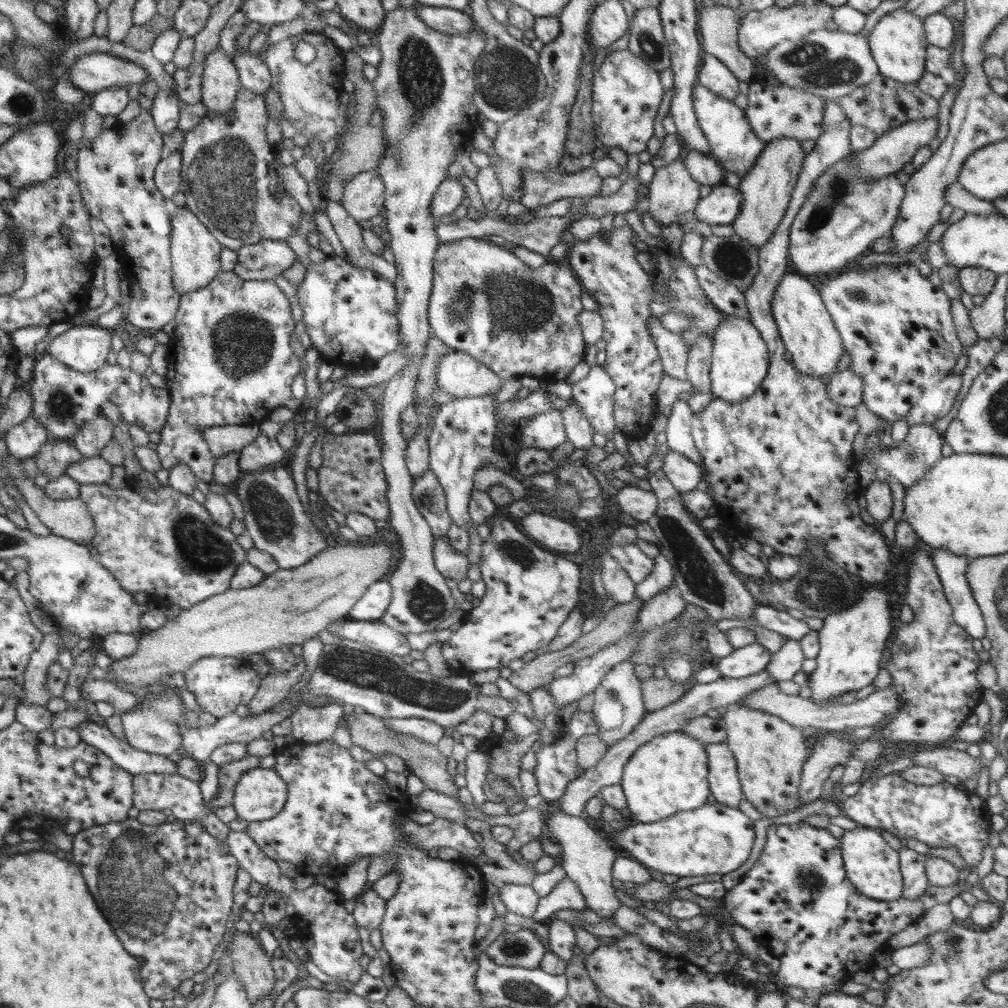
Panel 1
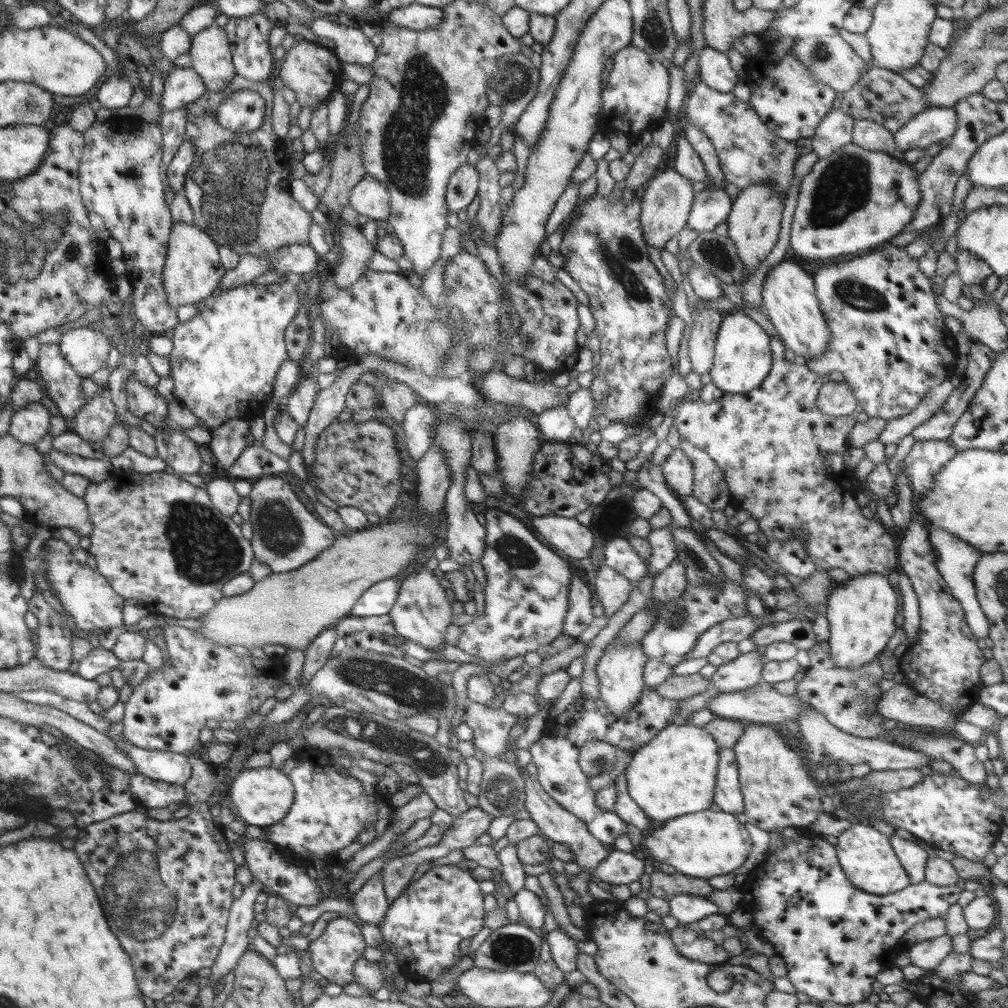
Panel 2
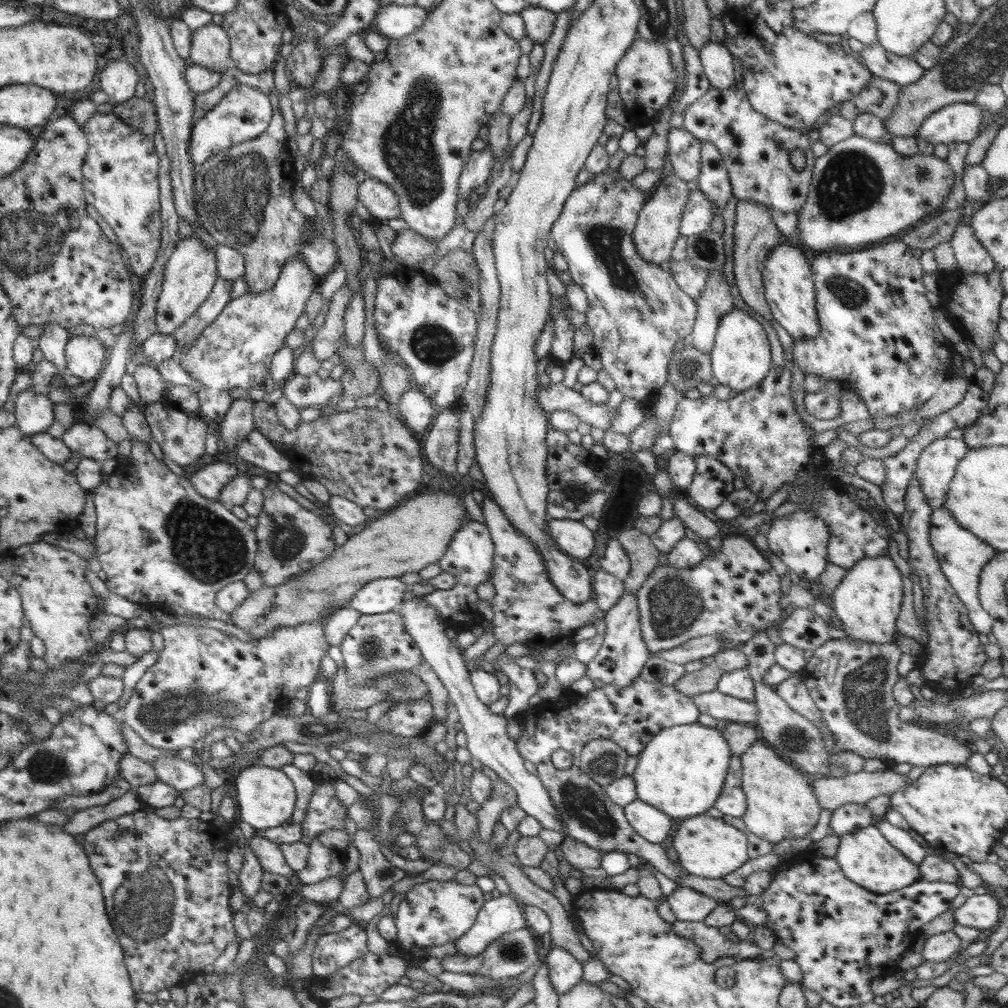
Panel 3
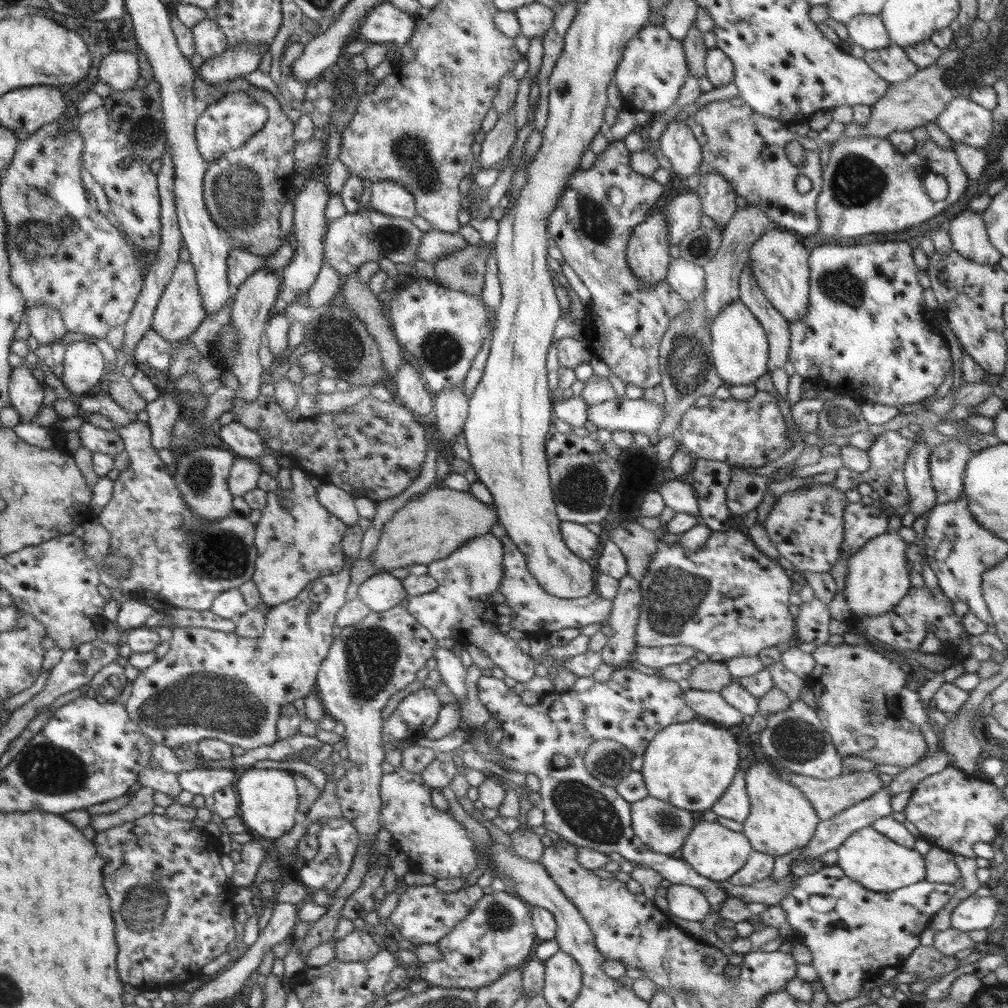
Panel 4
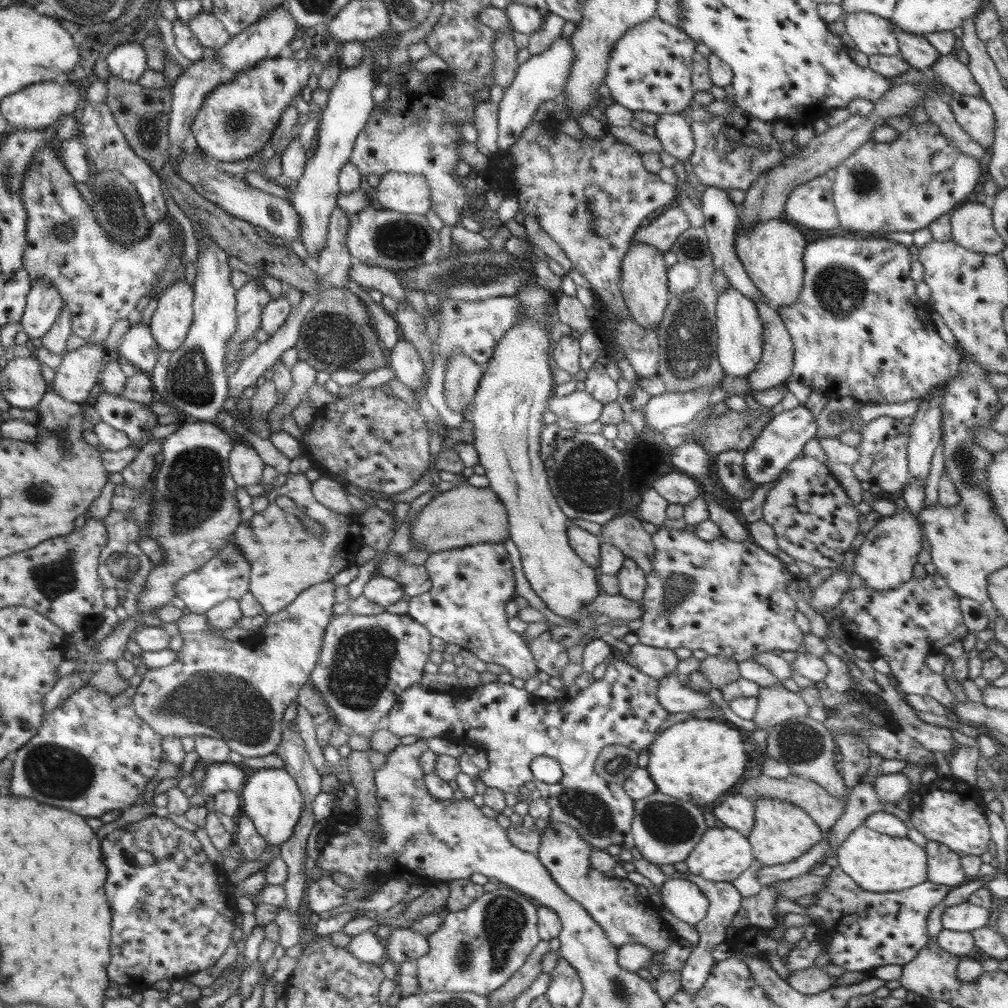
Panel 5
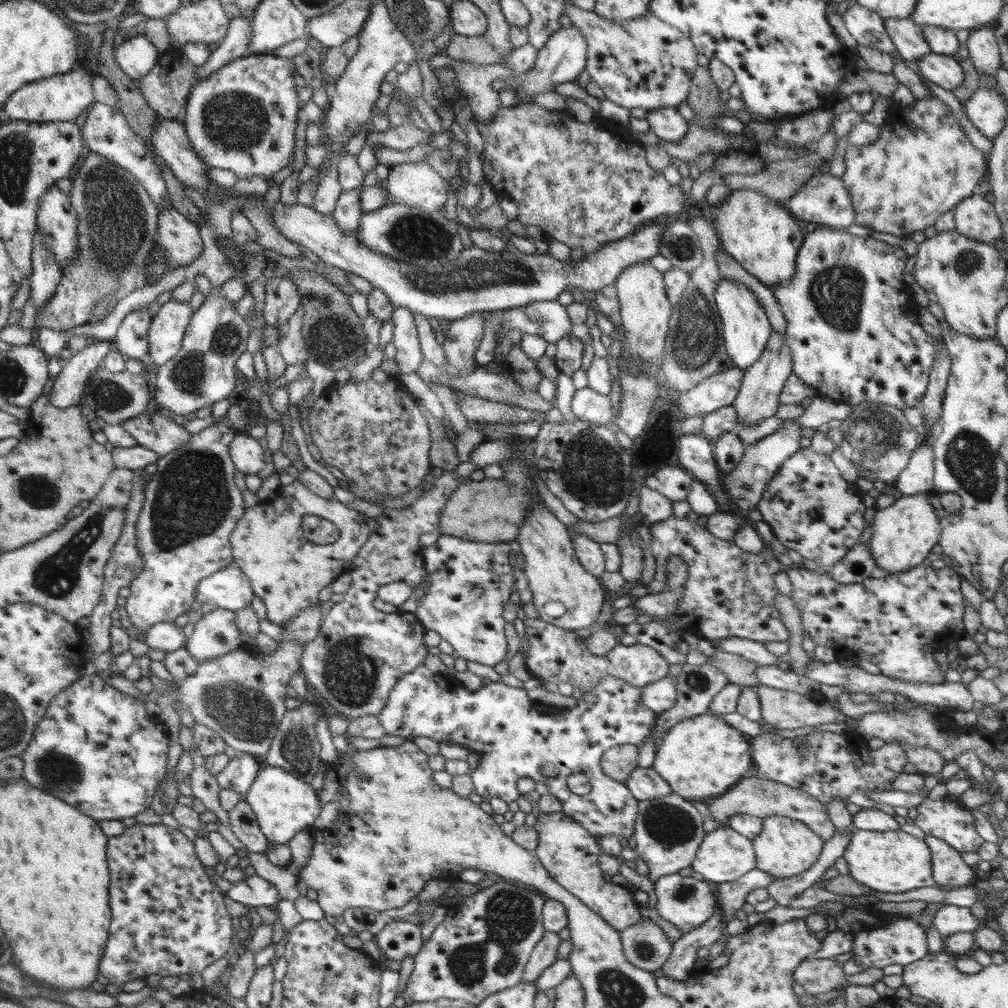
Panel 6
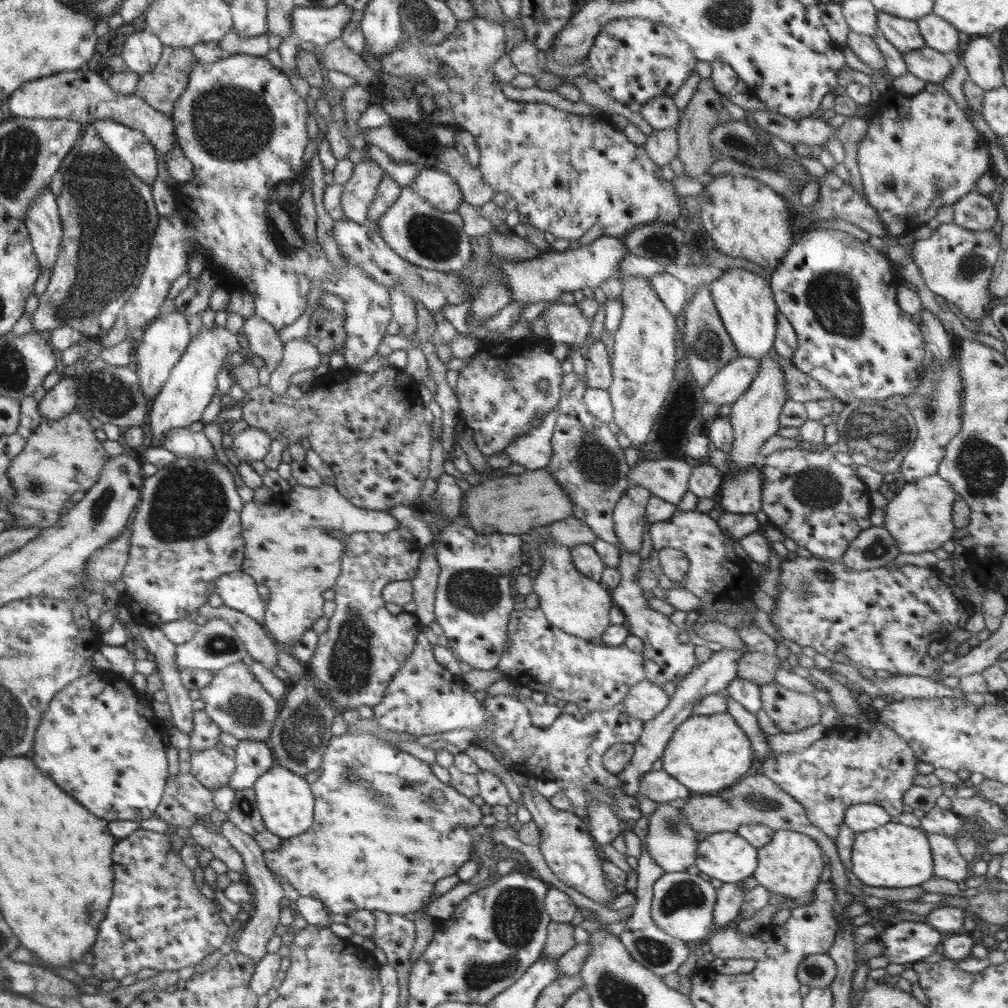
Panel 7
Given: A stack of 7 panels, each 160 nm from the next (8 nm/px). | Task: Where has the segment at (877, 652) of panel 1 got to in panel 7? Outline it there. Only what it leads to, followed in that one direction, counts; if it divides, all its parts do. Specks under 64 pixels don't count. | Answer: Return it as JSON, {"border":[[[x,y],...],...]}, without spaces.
{"border":[[[938,473],[905,483],[886,505],[883,526],[896,539],[901,553],[918,554],[926,550],[936,550],[953,538],[955,526],[951,512],[957,497],[951,484]]]}

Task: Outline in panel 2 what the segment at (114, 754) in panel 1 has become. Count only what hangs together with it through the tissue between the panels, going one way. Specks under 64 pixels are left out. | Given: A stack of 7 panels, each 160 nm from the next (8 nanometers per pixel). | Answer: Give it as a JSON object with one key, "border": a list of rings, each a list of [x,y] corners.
{"border":[[[118,724],[112,725],[106,736],[110,737],[132,759],[136,765],[137,774],[168,784],[186,784],[192,774],[191,764],[186,755],[134,746],[122,735],[121,727],[122,725]]]}

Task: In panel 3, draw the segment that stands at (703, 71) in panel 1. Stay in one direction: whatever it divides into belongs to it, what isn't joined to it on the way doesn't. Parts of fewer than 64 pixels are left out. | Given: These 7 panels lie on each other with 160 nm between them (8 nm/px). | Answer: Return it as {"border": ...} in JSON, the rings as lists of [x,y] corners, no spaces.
{"border":[[[708,42],[699,55],[703,71],[710,86],[716,89],[731,88],[735,84],[734,64],[732,55],[721,42]]]}

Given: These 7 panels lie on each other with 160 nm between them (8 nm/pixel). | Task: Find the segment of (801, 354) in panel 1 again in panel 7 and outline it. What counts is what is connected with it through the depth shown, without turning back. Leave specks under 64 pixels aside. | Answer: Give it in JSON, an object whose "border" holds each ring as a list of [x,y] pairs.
{"border":[[[722,173],[703,185],[697,201],[702,226],[720,252],[758,263],[766,273],[770,268],[769,274],[782,264],[786,251],[794,243],[790,225],[793,212],[785,197],[752,176]]]}

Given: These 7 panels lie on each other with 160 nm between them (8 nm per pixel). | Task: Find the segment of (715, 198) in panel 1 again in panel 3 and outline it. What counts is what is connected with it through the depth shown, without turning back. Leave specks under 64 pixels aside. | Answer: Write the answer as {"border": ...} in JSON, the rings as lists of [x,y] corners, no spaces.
{"border":[[[700,189],[689,192],[688,202],[683,211],[680,218],[680,235],[686,237],[710,230],[715,215],[721,213]]]}

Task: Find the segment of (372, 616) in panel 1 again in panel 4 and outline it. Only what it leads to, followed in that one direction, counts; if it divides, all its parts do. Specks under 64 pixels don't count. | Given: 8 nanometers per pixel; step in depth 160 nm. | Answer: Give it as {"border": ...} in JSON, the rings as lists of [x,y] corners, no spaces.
{"border":[[[389,573],[374,574],[358,588],[358,598],[373,612],[382,613],[398,605],[408,595],[401,580]]]}

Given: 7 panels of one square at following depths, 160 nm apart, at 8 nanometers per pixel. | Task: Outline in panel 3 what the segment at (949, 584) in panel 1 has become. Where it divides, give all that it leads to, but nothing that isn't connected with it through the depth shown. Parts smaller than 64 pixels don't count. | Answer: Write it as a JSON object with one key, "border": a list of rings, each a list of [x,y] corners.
{"border":[[[944,507],[933,509],[930,521],[930,542],[934,549],[936,559],[940,563],[940,569],[948,580],[958,599],[968,610],[968,620],[978,634],[986,635],[992,633],[992,617],[982,608],[978,598],[978,582],[984,564],[994,558],[996,550],[992,550],[988,544],[980,542],[974,534],[964,530],[949,510]]]}

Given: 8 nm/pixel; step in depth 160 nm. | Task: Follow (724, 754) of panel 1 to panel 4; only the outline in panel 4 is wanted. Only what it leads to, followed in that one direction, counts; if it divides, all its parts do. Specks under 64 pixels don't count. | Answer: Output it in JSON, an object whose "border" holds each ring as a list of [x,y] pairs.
{"border":[[[738,769],[731,785],[711,808],[714,814],[744,822],[750,812],[750,799],[746,790],[745,772]]]}

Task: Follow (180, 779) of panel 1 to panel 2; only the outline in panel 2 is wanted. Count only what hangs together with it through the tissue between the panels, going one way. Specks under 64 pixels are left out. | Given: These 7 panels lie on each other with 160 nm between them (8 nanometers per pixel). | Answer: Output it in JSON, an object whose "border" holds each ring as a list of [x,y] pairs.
{"border":[[[140,773],[132,776],[130,784],[133,799],[146,809],[166,808],[172,802],[181,807],[188,806],[182,784],[168,784]]]}

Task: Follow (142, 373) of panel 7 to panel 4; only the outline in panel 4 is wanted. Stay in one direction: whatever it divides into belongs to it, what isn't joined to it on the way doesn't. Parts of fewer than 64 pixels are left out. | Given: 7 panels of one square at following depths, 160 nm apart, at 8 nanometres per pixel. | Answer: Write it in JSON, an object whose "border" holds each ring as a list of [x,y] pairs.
{"border":[[[178,261],[170,284],[164,289],[158,306],[153,314],[151,328],[168,342],[179,342],[194,333],[204,318],[206,310],[203,307],[202,295],[196,282],[196,271],[191,261]]]}

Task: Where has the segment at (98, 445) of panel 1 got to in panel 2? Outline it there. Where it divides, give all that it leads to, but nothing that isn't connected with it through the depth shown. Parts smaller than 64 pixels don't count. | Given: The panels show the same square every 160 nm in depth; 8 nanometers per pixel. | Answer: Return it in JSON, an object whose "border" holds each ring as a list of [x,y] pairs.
{"border":[[[104,387],[101,393],[96,393],[92,398],[87,398],[86,404],[78,409],[71,422],[71,429],[87,441],[101,441],[108,436],[109,428],[117,421],[115,404],[111,401],[111,390]]]}

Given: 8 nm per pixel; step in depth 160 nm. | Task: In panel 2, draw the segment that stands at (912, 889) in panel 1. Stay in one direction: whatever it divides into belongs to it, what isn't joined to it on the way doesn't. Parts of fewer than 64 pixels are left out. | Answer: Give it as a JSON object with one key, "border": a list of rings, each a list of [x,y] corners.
{"border":[[[897,832],[891,837],[889,838],[890,845],[904,870],[909,874],[910,882],[914,884],[924,881],[926,863],[931,854],[918,846],[915,839],[903,833]]]}

